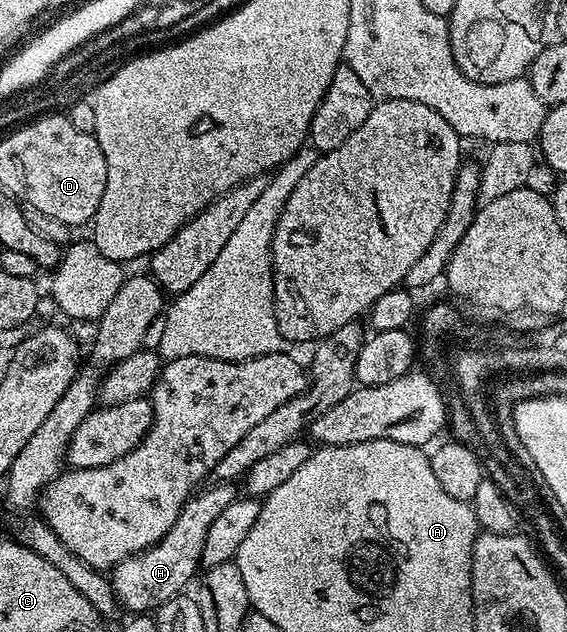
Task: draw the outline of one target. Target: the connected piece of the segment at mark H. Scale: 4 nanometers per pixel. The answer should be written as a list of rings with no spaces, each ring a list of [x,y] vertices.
[[[211,483],[200,488],[188,499],[185,507],[181,507],[177,523],[169,527],[169,531],[161,540],[144,553],[133,555],[115,566],[110,574],[111,585],[124,610],[132,609],[130,612],[135,615],[150,614],[158,609],[161,603],[180,596],[186,590],[183,588],[191,580],[196,580],[201,569],[201,547],[205,547],[205,534],[209,532],[209,527],[215,522],[217,515],[221,515],[221,511],[225,511],[225,507],[235,501],[235,487],[231,483]]]

